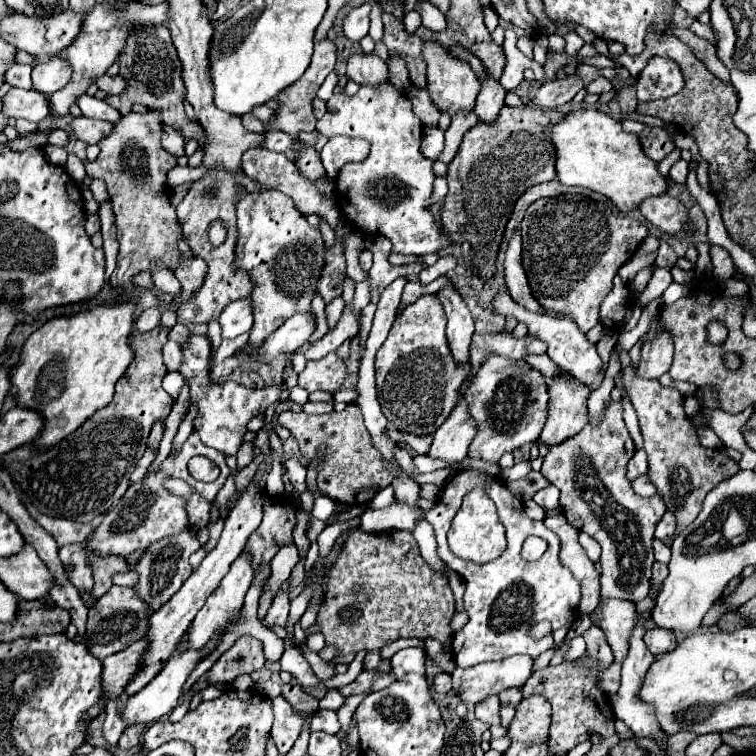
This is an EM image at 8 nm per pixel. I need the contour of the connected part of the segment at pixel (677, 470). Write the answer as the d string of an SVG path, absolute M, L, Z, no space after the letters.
M627 351L619 353L619 361L623 385L639 417L639 427L645 441L643 449L647 451L649 459L647 475L651 483L657 487L659 495L663 497L667 511L675 515L677 527L685 529L699 515L705 495L721 481L733 477L739 471L739 465L733 463L733 459L729 459L719 449L707 449L699 445L697 433L683 411L683 395L677 389L667 389L659 381L637 377Z

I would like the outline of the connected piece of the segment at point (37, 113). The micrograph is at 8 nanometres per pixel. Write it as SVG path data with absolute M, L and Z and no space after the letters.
M11 89L3 97L3 115L9 119L27 119L39 123L49 115L49 103L43 93L33 89Z

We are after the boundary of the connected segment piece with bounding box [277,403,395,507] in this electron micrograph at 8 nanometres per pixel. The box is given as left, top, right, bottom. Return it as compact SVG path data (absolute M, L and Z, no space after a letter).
M349 403L341 413L331 411L325 415L307 415L307 413L295 413L295 411L285 411L279 415L277 423L285 429L291 431L291 435L297 437L301 453L313 461L317 455L319 445L327 447L325 459L319 461L319 475L317 475L317 485L319 491L325 497L331 497L335 503L351 505L351 507L365 507L375 493L391 485L391 479L395 477L385 461L383 455L375 449L369 431L363 425L361 409L355 403Z

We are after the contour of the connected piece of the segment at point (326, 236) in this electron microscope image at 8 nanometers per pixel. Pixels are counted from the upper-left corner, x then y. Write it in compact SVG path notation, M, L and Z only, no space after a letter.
M321 217L321 224L320 224L320 232L322 234L326 251L329 250L333 244L335 239L334 230L329 226L324 218Z

